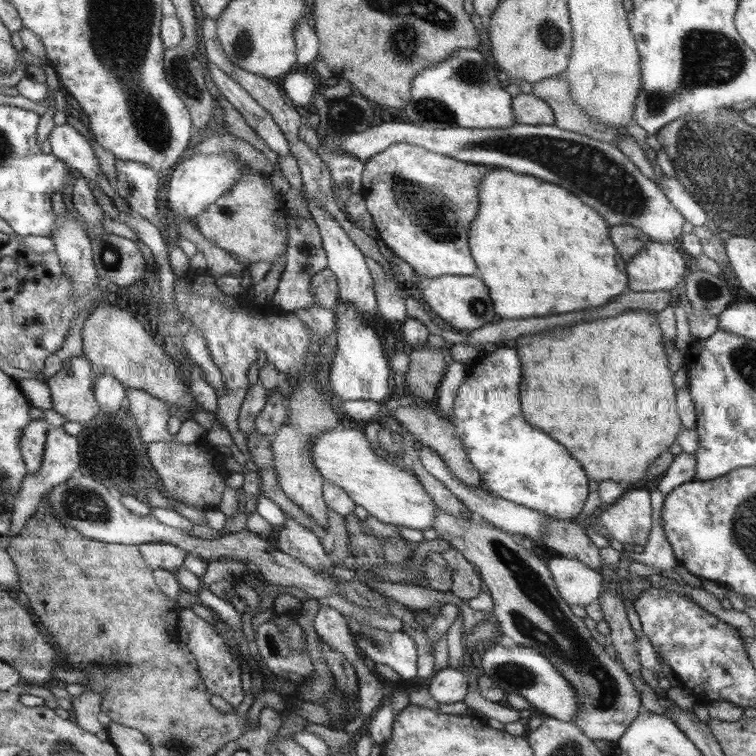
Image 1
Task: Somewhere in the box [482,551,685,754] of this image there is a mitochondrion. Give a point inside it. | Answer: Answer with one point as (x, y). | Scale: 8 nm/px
(512, 674)

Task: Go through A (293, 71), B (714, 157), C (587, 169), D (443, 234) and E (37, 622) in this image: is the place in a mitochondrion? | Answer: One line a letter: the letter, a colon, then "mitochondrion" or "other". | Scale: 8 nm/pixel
A: other
B: mitochondrion
C: mitochondrion
D: mitochondrion
E: other

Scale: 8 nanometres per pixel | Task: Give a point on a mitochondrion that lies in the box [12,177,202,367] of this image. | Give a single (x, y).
(110, 257)

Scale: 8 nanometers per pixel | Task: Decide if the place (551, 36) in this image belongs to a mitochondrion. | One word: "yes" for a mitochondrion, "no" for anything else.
yes

